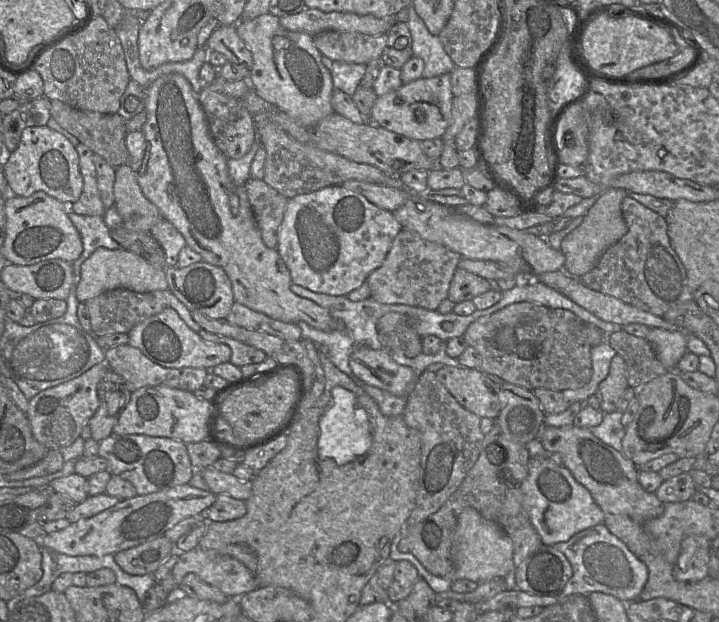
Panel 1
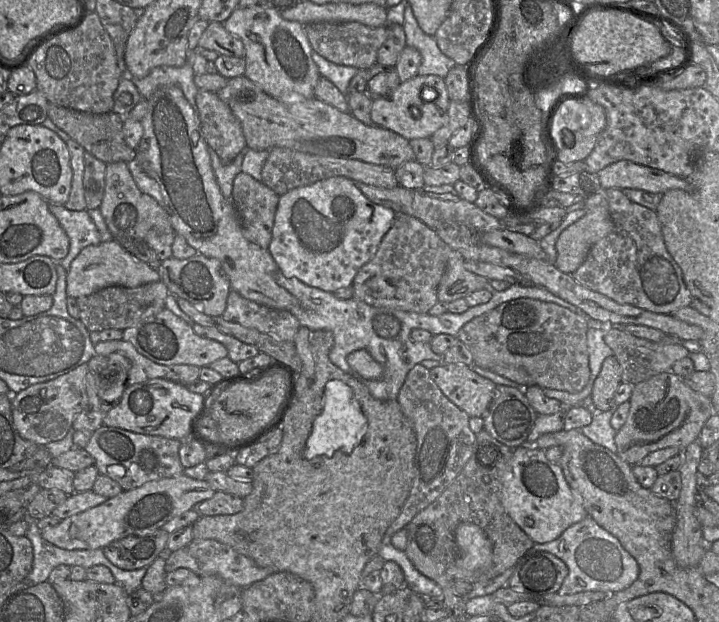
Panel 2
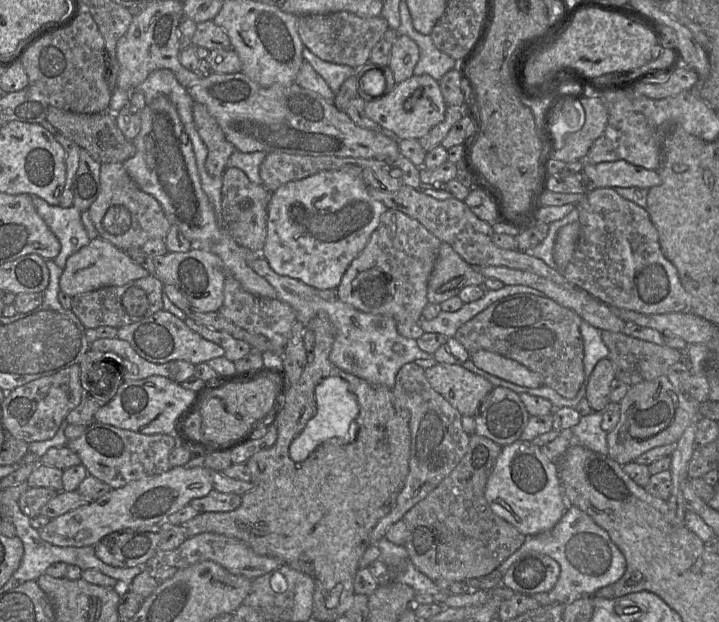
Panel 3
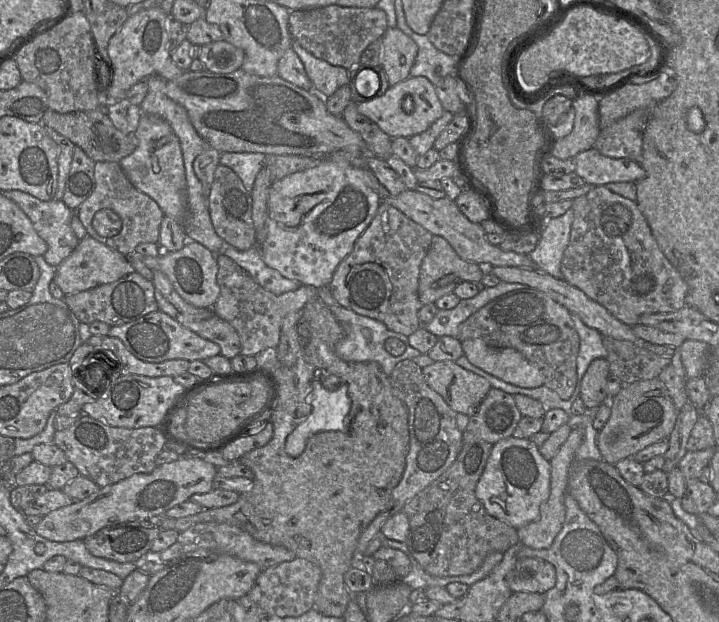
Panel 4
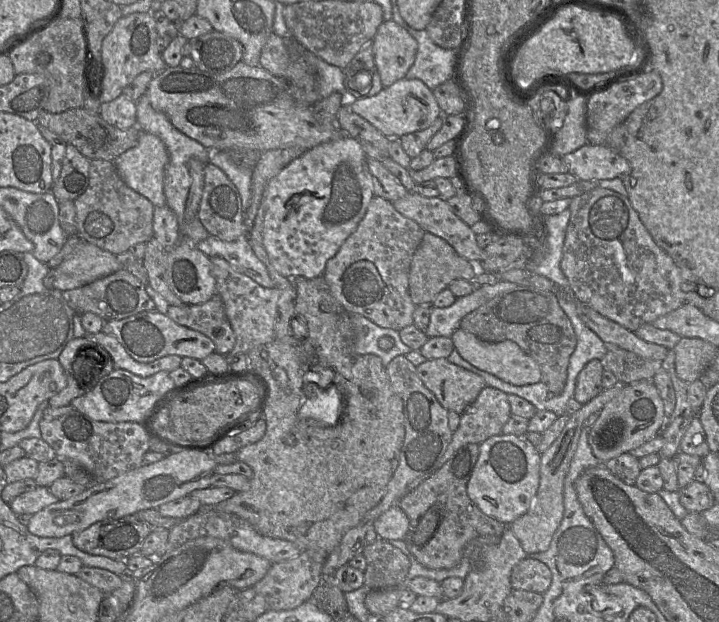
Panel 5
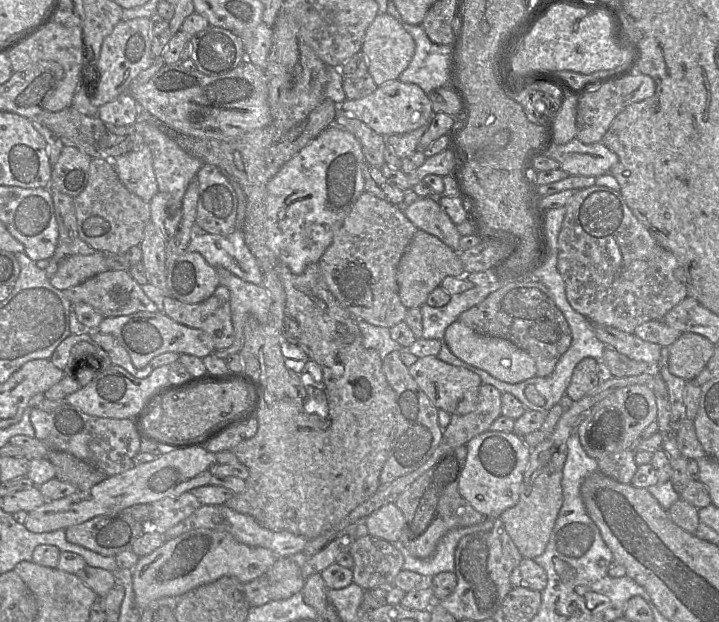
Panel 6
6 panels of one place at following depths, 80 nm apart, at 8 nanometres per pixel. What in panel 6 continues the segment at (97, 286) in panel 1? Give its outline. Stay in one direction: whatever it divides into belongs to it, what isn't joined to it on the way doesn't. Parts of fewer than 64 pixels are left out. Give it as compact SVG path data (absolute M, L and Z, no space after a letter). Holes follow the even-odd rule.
M108 252L66 257L50 279L52 286L64 291L99 273L108 271L104 253Z

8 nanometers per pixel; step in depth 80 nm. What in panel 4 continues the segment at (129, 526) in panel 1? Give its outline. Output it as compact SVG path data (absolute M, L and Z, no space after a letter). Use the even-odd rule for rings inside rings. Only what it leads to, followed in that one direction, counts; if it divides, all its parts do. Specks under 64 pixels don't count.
M180 456L175 461L157 466L150 473L138 473L114 484L101 487L89 497L74 501L42 517L35 532L51 541L83 540L100 529L133 521L147 521L190 499L194 494L213 490L217 468L198 457Z

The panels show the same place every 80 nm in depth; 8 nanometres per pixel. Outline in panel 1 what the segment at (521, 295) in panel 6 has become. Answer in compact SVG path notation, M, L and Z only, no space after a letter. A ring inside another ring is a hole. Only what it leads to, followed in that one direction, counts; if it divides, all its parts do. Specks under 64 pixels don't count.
M517 302L489 316L478 318L468 326L463 338L468 346L480 353L479 370L483 373L495 375L530 391L537 388L552 391L576 390L584 387L592 377L592 347L586 337L586 325L587 323L569 310L531 302Z

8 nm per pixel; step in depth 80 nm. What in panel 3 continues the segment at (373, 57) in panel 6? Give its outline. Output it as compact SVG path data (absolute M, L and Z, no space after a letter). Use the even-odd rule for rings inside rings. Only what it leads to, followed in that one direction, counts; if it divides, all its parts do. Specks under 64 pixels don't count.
M399 35L392 46L388 63L396 84L413 76L418 59L419 49L417 44L408 36Z

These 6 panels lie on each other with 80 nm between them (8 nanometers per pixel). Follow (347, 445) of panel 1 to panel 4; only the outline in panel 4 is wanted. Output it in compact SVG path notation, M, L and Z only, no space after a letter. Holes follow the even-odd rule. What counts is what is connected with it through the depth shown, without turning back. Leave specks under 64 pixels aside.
M330 378L312 381L310 402L312 412L287 437L285 451L291 457L300 456L310 436L321 431L344 430L344 419L349 414L352 401L344 382Z

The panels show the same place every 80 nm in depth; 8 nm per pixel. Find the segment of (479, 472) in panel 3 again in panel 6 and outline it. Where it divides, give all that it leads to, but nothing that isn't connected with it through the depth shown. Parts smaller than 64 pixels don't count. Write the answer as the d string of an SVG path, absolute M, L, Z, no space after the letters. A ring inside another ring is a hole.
M465 445L443 454L396 499L396 505L405 516L400 540L414 557L420 559L431 557L440 539L450 530L484 522L486 516L477 512L459 493L458 483L466 457Z

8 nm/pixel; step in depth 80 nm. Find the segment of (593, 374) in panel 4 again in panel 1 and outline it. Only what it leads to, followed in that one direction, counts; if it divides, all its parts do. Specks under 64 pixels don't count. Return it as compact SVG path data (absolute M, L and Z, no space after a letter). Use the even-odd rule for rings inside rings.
M616 354L610 363L607 377L600 382L595 393L604 414L618 411L618 401L629 387L627 366L624 359Z

